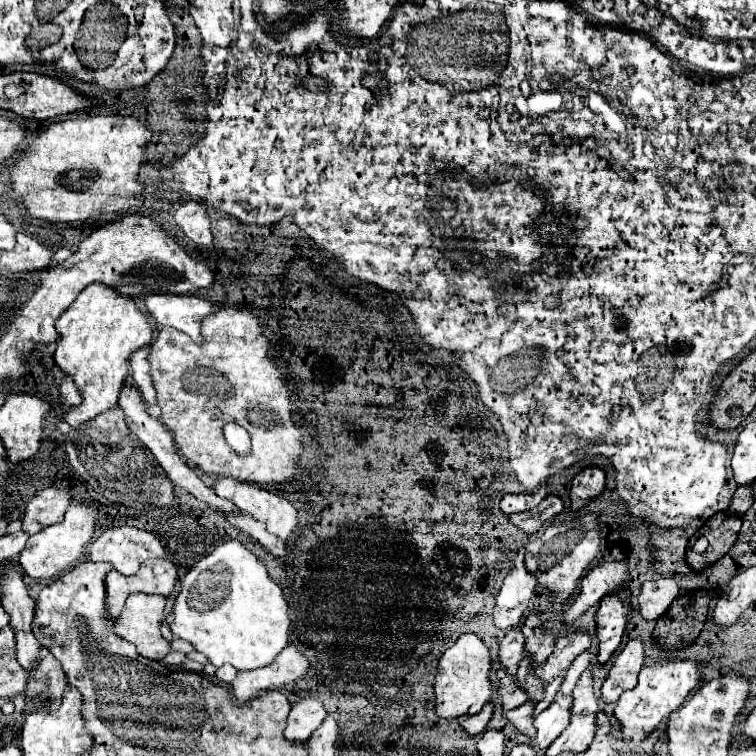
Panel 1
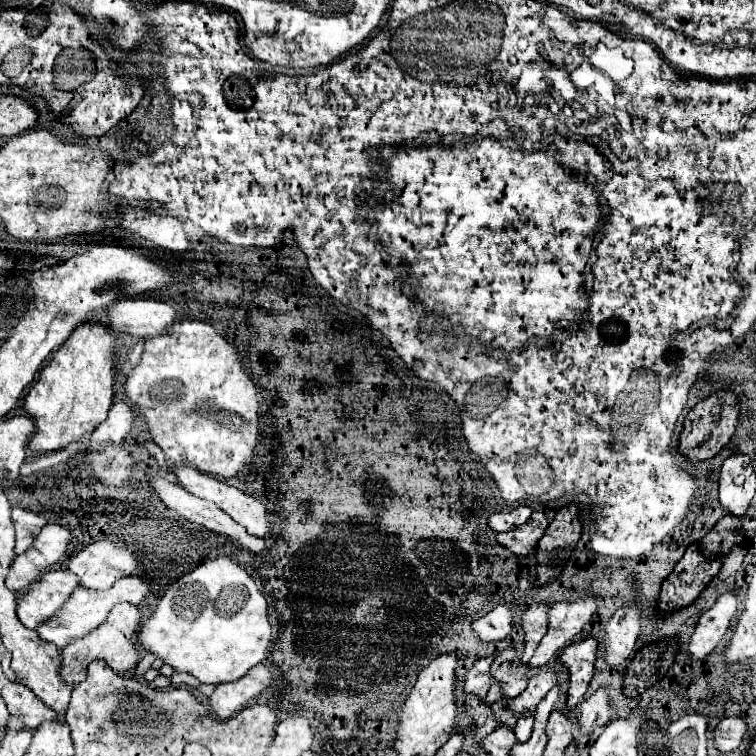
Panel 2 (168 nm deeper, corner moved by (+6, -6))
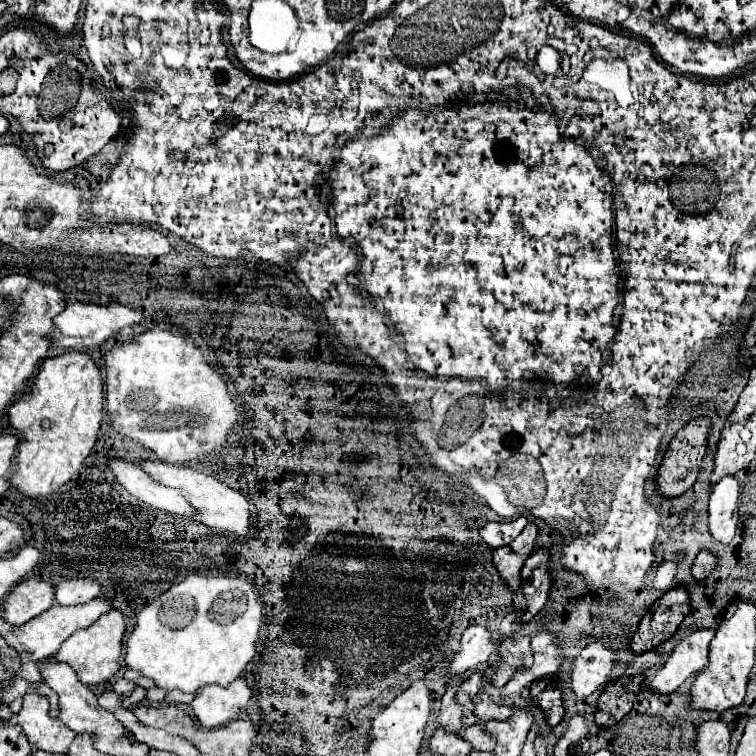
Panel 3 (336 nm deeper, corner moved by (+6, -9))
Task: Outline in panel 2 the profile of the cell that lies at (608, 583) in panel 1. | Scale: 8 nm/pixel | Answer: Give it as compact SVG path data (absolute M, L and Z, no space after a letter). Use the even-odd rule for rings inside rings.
M585 596L575 602L555 602L549 608L547 634L537 646L527 666L535 668L535 666L549 664L555 652L563 650L565 646L573 644L579 638L579 634L583 632L583 626L589 622L595 610L597 610L595 596Z

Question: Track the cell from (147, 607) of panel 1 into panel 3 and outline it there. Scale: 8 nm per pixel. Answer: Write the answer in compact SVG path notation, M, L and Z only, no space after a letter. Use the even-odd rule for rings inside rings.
M113 609L113 611L105 613L103 617L99 617L91 625L91 629L83 629L83 631L73 633L61 645L55 659L69 663L85 685L97 685L101 681L113 679L119 673L119 669L121 669L119 659L121 659L121 651L123 651L123 635L125 635L125 615L119 609Z

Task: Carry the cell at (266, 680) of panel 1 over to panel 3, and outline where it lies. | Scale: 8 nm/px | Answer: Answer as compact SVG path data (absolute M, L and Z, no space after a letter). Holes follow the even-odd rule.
M239 677L229 687L205 685L205 689L197 691L191 707L197 721L211 729L236 719L245 720L245 705L251 695L253 689L247 685L245 677Z

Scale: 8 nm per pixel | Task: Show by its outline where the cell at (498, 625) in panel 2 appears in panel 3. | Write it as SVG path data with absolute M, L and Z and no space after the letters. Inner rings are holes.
M469 625L461 637L461 651L451 661L451 673L461 675L473 667L481 667L495 651L497 645L491 639L491 629L483 625Z

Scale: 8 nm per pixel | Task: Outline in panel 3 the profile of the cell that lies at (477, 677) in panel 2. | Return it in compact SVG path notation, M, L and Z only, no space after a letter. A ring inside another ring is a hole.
M463 681L447 687L447 691L441 699L441 713L439 713L439 719L437 719L437 723L441 727L445 727L445 729L451 727L451 729L455 729L455 733L463 729L463 717L465 717L465 713L461 709L461 703L455 701L455 695L457 695L457 689L461 687L461 683Z

